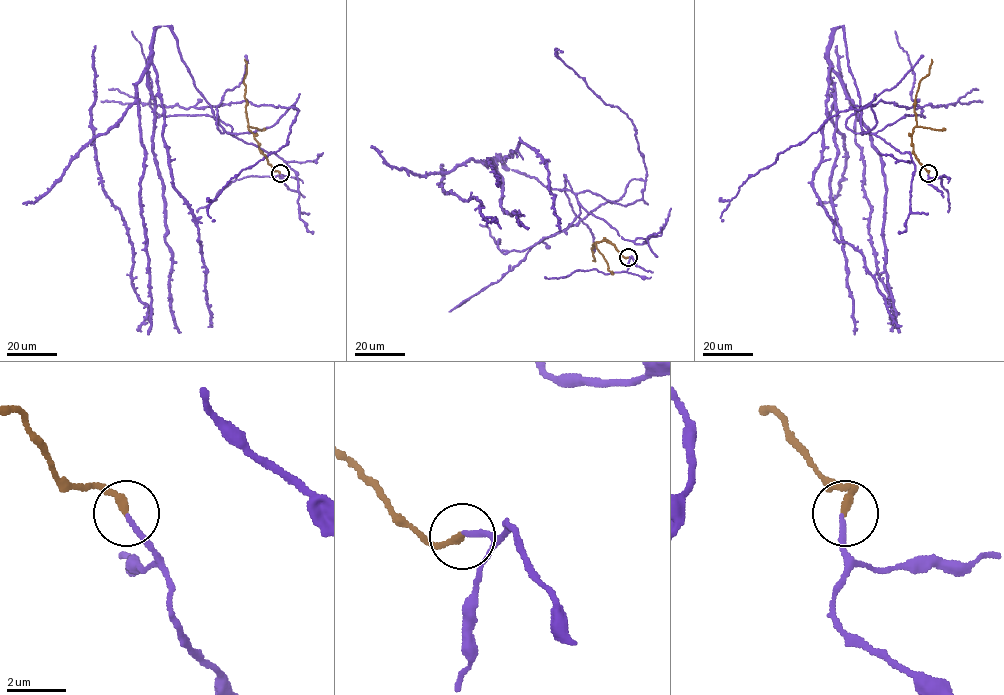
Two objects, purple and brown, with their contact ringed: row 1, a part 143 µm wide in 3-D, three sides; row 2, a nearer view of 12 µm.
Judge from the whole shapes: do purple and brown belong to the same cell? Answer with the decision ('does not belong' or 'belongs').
belongs

